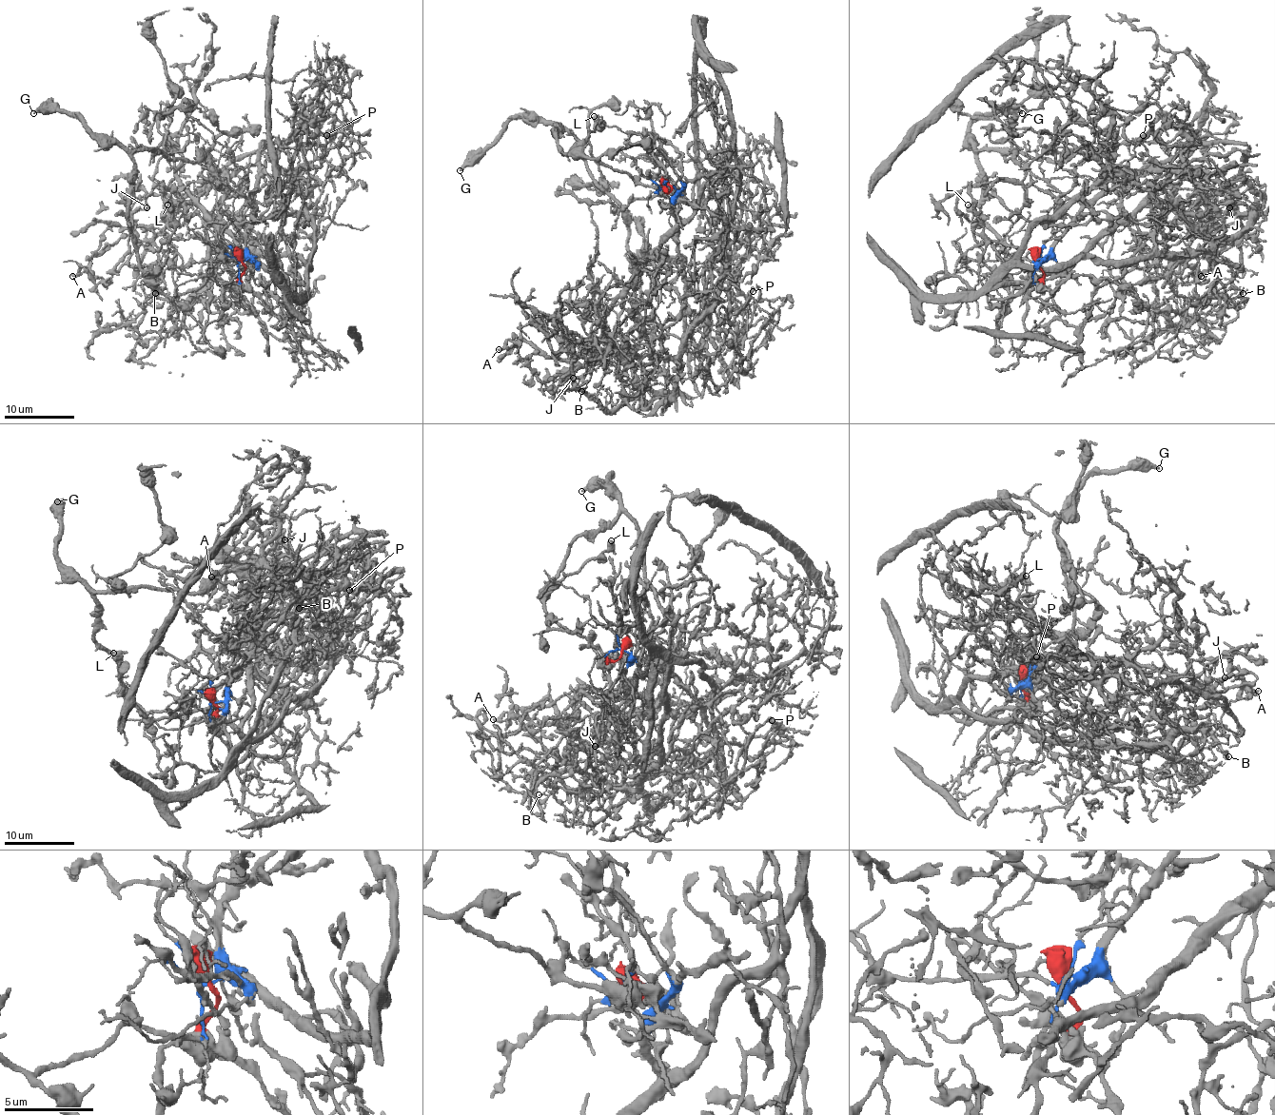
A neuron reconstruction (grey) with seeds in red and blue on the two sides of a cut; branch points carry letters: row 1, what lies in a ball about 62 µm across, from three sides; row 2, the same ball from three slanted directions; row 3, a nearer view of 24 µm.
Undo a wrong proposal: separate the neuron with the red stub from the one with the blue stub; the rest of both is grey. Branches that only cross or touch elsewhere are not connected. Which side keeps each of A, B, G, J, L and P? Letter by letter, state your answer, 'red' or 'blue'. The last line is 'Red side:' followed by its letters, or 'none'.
A: blue
B: blue
G: red
J: blue
L: red
P: blue
Red side: G, L

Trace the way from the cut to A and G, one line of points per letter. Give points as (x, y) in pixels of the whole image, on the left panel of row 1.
A: (243, 263), (262, 145), (272, 145), (235, 157), (204, 193), (156, 224), (112, 225), (88, 267), (71, 276)
G: (243, 263), (233, 282), (210, 278), (166, 296), (140, 267), (127, 220), (133, 160), (80, 120), (32, 112)

